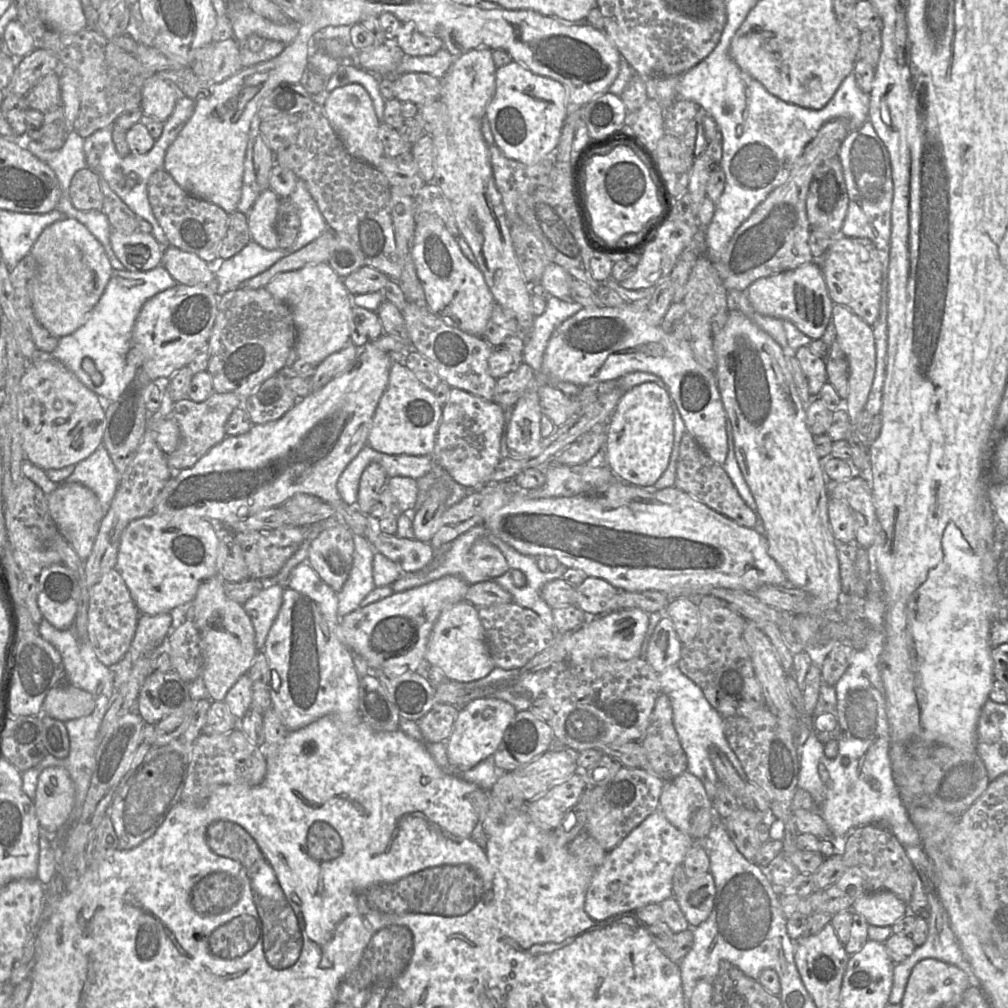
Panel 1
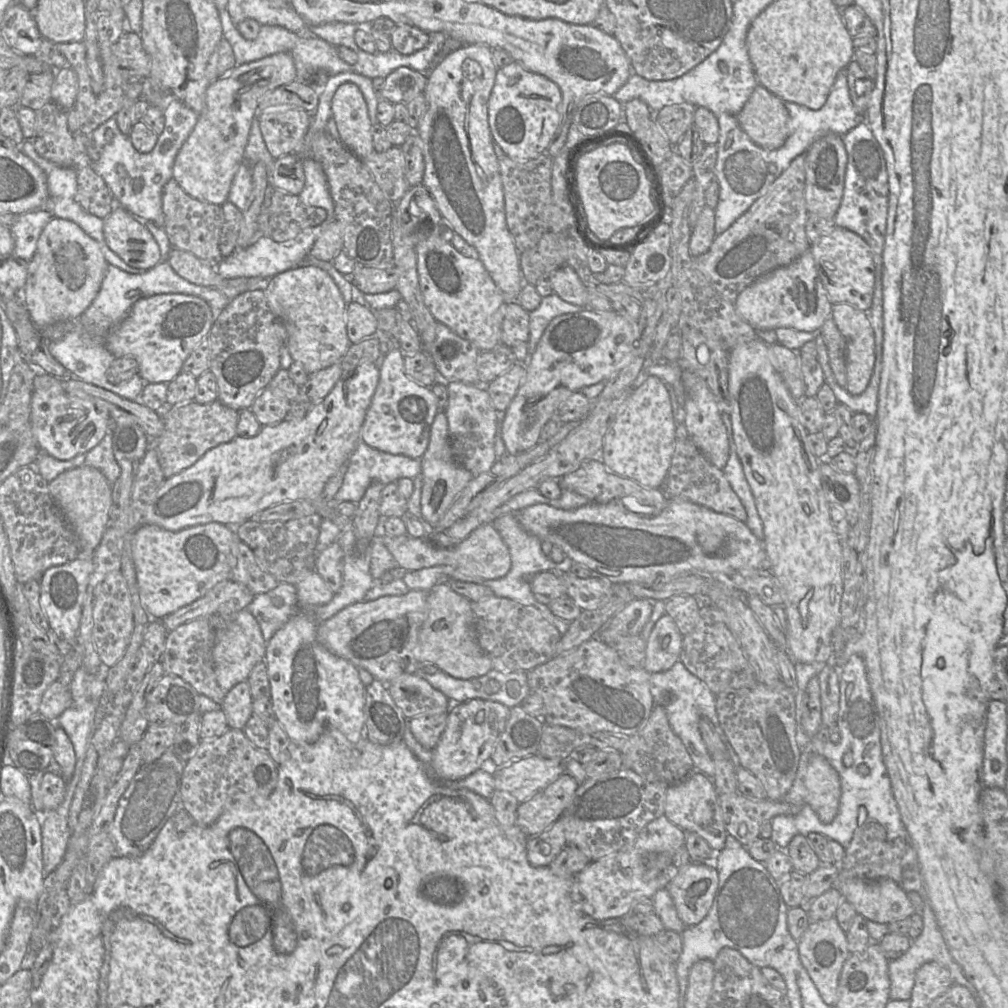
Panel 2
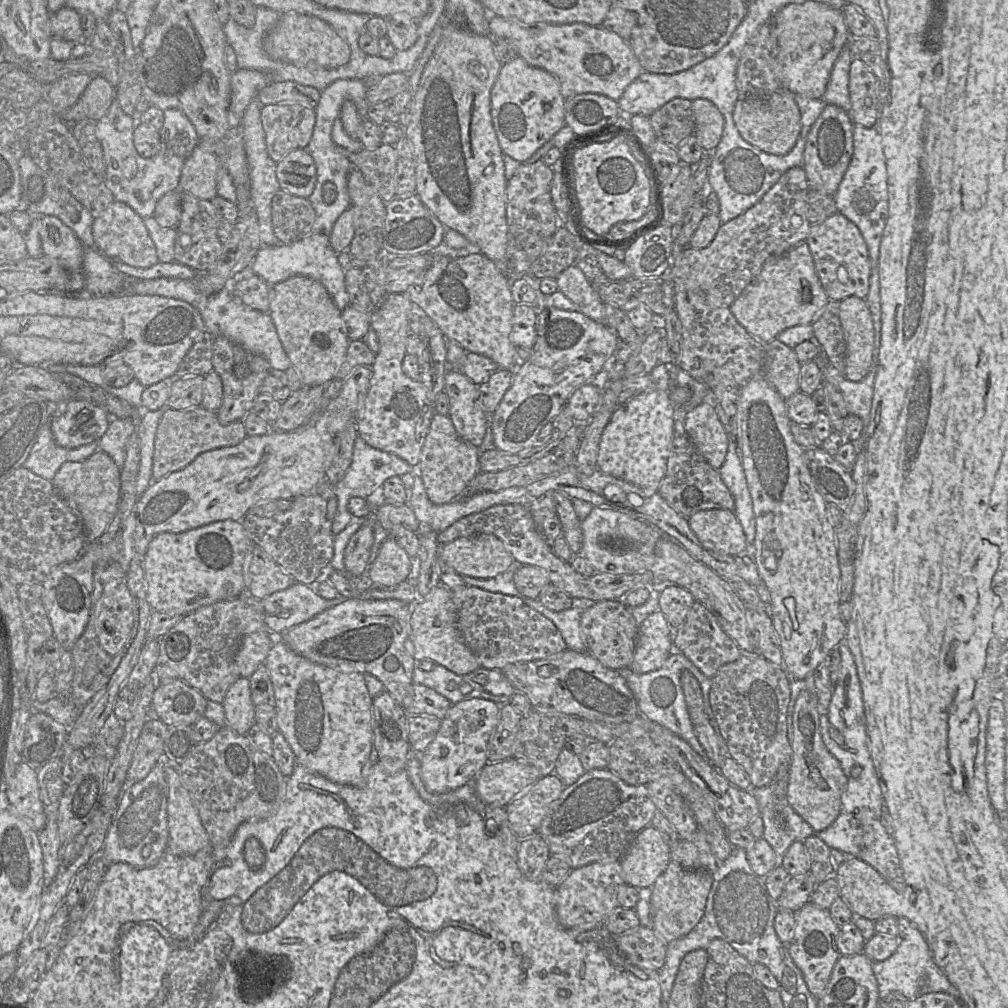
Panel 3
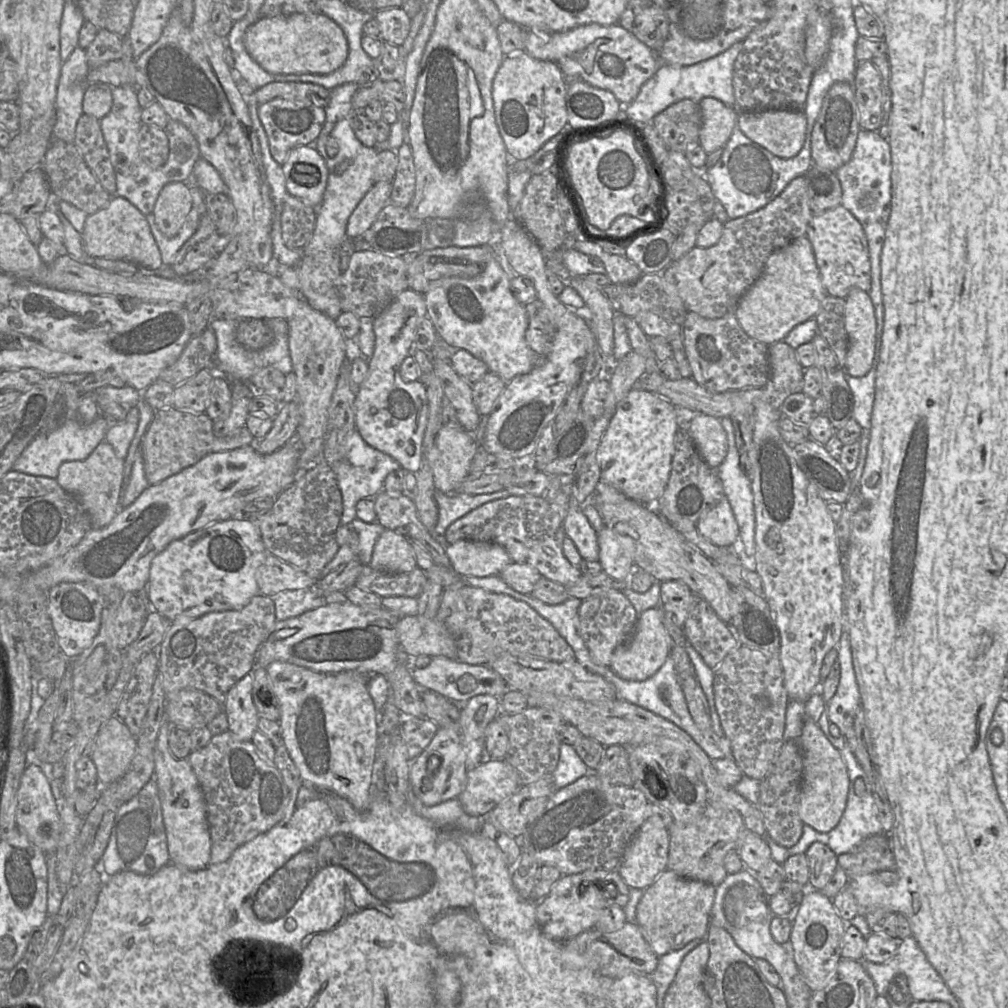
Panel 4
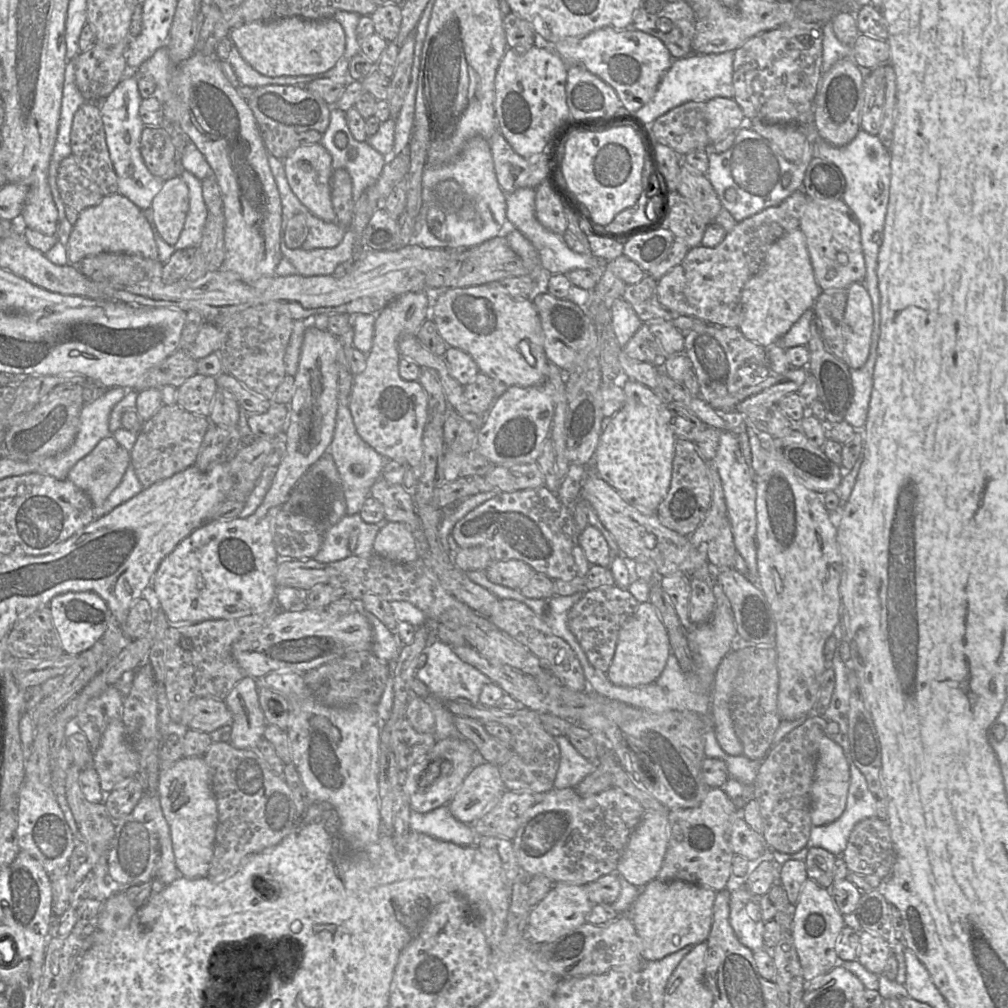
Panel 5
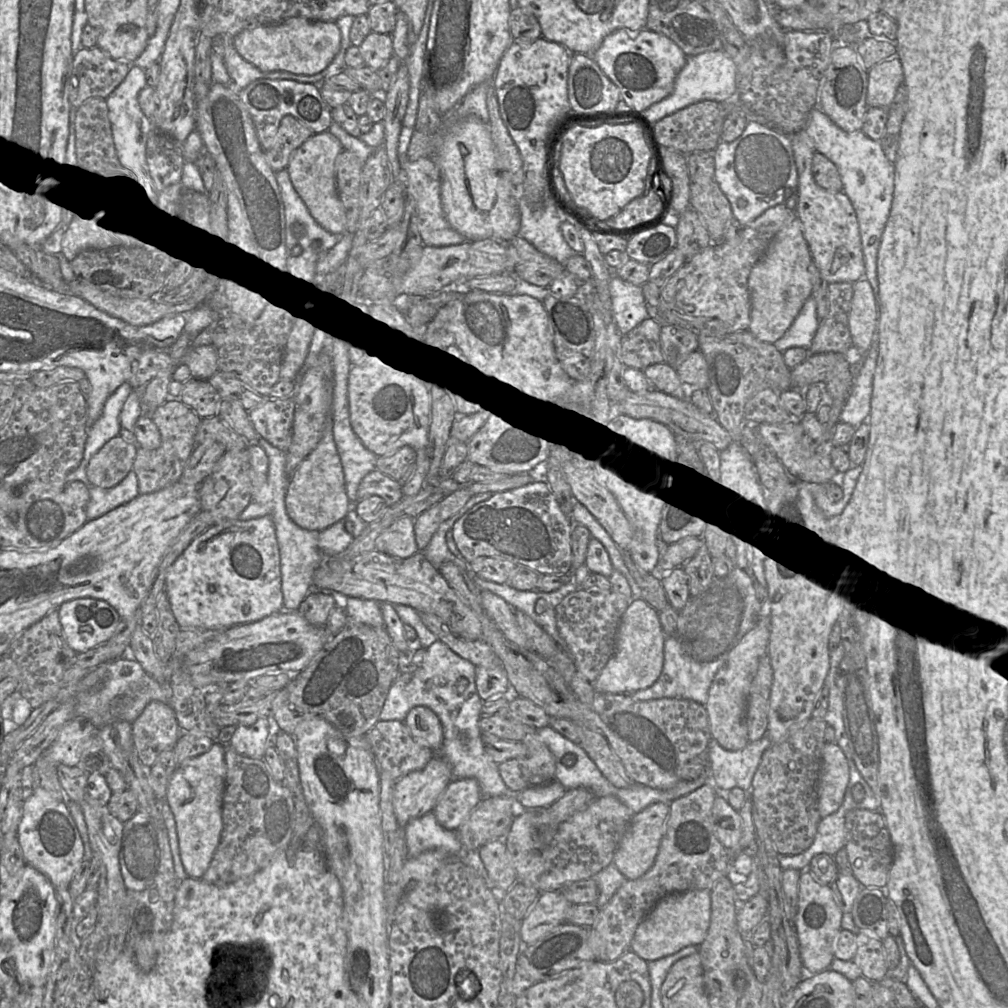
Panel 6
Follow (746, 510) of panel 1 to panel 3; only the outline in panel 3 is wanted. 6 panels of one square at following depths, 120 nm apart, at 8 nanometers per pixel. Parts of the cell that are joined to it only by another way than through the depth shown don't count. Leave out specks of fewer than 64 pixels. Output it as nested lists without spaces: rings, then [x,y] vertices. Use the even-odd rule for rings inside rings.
[[[678,417],[674,423],[666,474],[658,493],[675,511],[687,519],[701,510],[729,509],[734,511],[733,496],[722,481],[718,470],[707,463],[692,443],[684,428],[683,417]]]

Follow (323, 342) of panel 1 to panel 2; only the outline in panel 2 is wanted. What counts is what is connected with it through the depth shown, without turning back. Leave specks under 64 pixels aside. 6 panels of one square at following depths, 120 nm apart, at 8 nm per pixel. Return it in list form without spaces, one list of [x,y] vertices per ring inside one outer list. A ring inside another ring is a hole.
[[[302,265],[287,270],[269,279],[265,295],[271,311],[286,329],[286,346],[293,361],[300,362],[309,375],[342,360],[351,345],[347,334],[347,304],[326,271],[313,265]]]

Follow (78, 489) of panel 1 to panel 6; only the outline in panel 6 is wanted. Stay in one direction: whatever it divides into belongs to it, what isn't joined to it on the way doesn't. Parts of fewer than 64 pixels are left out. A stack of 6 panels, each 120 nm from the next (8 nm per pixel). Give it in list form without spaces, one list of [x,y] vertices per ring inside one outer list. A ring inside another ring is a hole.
[[[116,436],[90,459],[86,474],[89,482],[100,488],[112,488],[133,469],[138,446]]]

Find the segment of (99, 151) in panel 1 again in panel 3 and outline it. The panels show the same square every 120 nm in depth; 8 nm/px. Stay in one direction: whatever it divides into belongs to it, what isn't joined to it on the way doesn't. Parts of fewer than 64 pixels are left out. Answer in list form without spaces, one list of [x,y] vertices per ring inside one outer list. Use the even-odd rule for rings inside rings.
[[[116,87],[114,100],[106,113],[96,123],[96,137],[101,142],[104,160],[106,163],[105,181],[116,201],[129,205],[143,219],[154,214],[156,204],[160,198],[171,191],[180,190],[179,183],[183,166],[198,145],[200,137],[194,125],[188,117],[179,109],[167,109],[164,111],[164,126],[160,130],[161,148],[151,158],[143,158],[137,152],[134,145],[134,129],[139,124],[137,117],[125,114],[116,98]]]

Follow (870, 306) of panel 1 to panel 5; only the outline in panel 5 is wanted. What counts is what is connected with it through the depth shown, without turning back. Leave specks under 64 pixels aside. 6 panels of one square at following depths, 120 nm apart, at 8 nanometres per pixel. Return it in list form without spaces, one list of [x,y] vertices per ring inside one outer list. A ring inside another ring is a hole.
[[[808,199],[799,227],[806,237],[815,279],[822,291],[845,290],[853,283],[864,282],[866,264],[860,227],[854,213],[842,199],[831,203]]]

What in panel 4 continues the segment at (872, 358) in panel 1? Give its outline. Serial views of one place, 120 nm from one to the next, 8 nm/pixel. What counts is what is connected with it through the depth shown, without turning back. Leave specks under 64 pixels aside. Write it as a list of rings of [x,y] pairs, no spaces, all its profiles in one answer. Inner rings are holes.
[[[853,289],[845,297],[844,326],[848,338],[845,373],[862,377],[871,369],[876,337],[875,310],[868,292]]]

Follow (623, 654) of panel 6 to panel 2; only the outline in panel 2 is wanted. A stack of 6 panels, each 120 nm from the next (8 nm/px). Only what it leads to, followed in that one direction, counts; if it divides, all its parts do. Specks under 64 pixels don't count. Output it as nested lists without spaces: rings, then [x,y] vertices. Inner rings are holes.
[[[664,614],[654,625],[646,642],[642,667],[649,673],[669,670],[679,659],[683,635],[675,622]]]

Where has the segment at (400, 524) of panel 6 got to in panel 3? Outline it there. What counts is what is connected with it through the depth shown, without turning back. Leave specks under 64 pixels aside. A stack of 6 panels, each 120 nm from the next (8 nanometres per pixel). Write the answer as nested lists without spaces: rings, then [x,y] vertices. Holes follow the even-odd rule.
[[[390,536],[381,544],[369,576],[380,588],[395,588],[414,572],[414,561]]]

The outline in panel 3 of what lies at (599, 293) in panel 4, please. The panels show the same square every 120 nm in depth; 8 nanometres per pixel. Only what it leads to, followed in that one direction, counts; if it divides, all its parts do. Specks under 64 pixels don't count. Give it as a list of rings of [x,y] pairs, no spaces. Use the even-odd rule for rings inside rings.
[[[571,265],[561,272],[556,282],[558,291],[576,304],[580,312],[596,322],[606,323],[604,303],[577,266]]]

